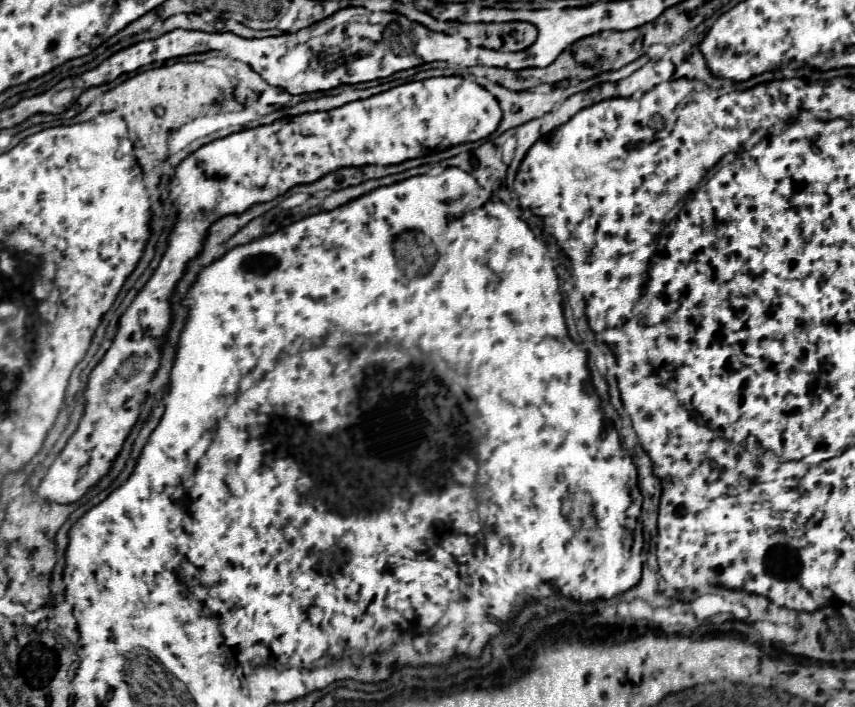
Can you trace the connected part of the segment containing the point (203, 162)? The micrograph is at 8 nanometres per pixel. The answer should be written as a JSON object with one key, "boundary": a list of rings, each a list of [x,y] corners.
{"boundary":[[[449,76],[449,78],[427,78],[421,82],[409,82],[401,84],[397,88],[391,88],[387,92],[375,94],[365,100],[349,102],[341,108],[329,110],[329,112],[313,112],[313,114],[301,114],[295,118],[277,120],[267,126],[257,126],[249,130],[241,130],[235,134],[229,134],[225,138],[219,138],[211,144],[201,146],[197,152],[187,156],[175,170],[175,184],[169,192],[169,200],[177,204],[179,216],[177,224],[169,236],[167,252],[151,276],[151,280],[145,284],[145,288],[137,294],[137,298],[131,302],[127,312],[119,320],[119,330],[113,340],[113,346],[107,350],[103,360],[95,366],[95,370],[89,376],[89,386],[85,392],[85,416],[81,418],[81,424],[77,432],[69,438],[63,452],[57,456],[45,478],[41,480],[37,494],[49,502],[55,504],[73,504],[85,496],[87,490],[91,490],[113,466],[117,454],[121,452],[123,442],[127,440],[131,428],[139,420],[141,406],[147,398],[149,382],[153,380],[155,372],[159,370],[161,360],[161,346],[165,342],[165,336],[171,328],[173,310],[171,310],[171,294],[177,282],[183,278],[187,264],[201,254],[209,228],[229,216],[229,214],[241,214],[249,210],[255,204],[269,202],[277,196],[283,196],[289,188],[299,184],[311,184],[323,178],[329,172],[335,172],[339,168],[351,168],[351,166],[389,166],[389,164],[401,164],[411,158],[419,158],[429,154],[431,150],[439,148],[443,142],[443,148],[465,144],[465,142],[477,142],[481,138],[487,138],[495,132],[495,128],[501,122],[501,108],[493,94],[489,94],[485,88],[481,88],[475,82],[469,82],[461,76]]]}

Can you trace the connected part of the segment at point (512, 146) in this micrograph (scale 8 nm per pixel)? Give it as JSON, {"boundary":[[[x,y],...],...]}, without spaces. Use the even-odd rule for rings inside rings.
{"boundary":[[[509,136],[509,138],[503,142],[503,146],[501,146],[501,162],[503,162],[503,164],[505,164],[505,161],[509,161],[509,164],[511,163],[516,147],[517,139],[515,136]]]}

